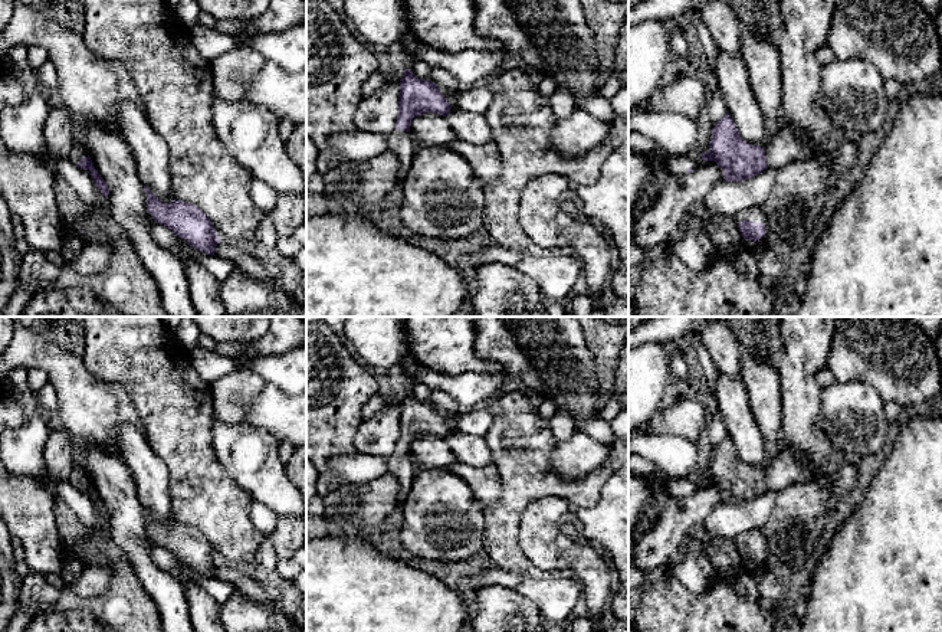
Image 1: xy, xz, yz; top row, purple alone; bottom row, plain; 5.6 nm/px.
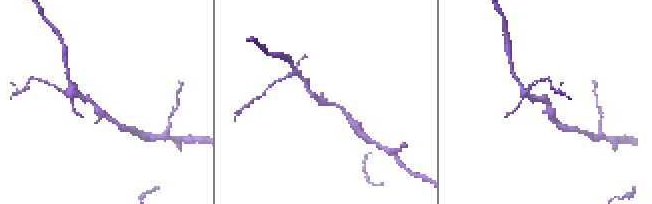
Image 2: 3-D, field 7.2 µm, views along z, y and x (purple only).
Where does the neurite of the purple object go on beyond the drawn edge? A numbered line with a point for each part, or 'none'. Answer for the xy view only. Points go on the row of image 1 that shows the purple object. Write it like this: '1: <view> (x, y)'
1: xy (79, 150)

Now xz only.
1: xz (401, 143)

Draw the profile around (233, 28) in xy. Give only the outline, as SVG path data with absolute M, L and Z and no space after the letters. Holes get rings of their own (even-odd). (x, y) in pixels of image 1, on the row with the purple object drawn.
M220 20L216 24L216 29L220 33L229 33L232 36L237 36L243 32L246 32L250 20Z

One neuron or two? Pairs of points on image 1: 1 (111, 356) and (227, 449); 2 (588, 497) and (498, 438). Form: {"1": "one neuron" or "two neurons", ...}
{"1": "two neurons", "2": "one neuron"}

